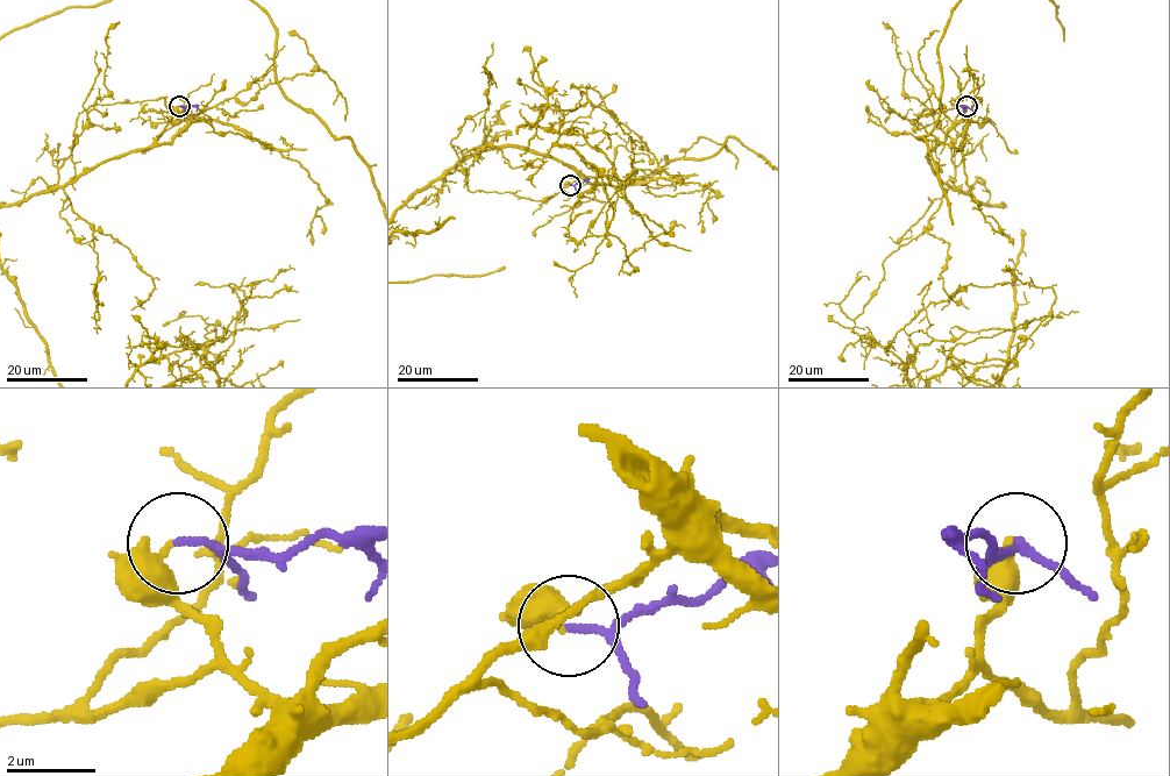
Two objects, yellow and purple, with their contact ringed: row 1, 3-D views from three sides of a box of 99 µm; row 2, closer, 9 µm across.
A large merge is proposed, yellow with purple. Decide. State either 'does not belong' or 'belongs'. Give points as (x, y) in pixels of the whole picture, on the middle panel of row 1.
does not belong

